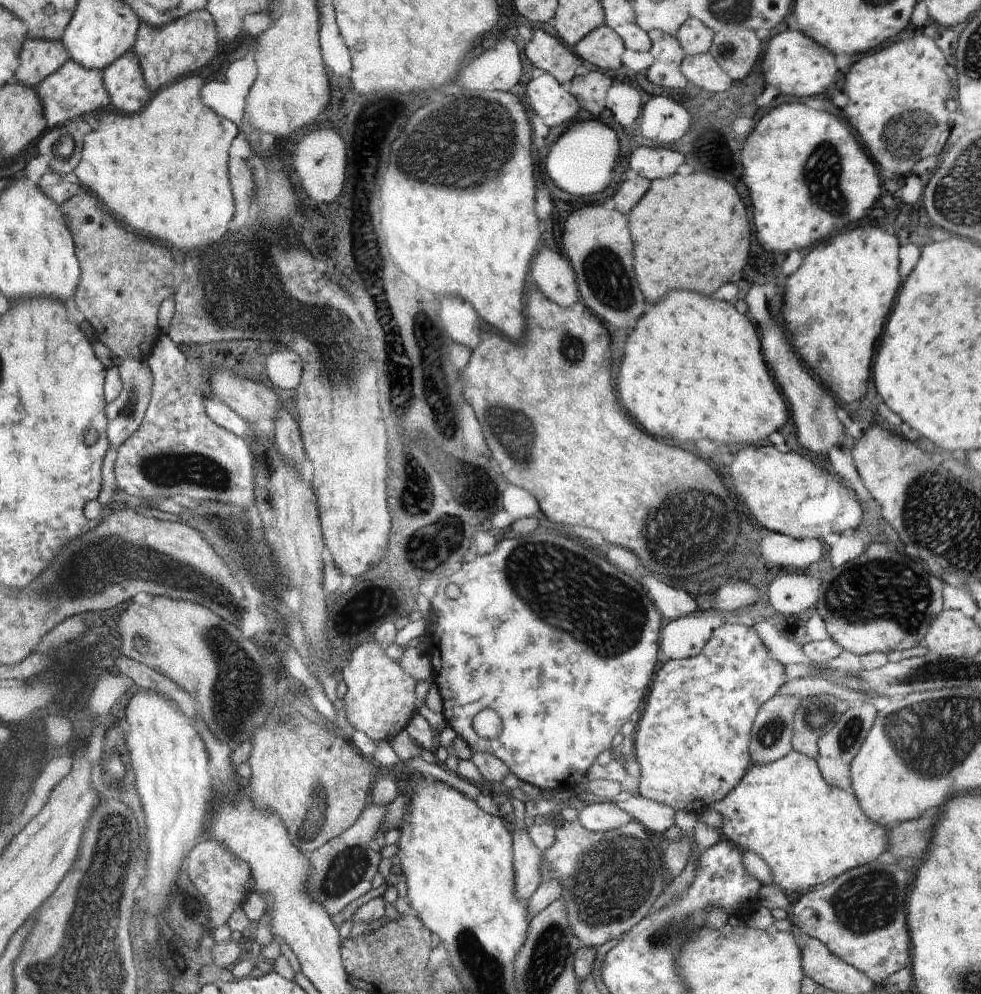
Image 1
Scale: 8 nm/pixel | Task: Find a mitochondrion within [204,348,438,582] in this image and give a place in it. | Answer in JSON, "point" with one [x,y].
{"point":[402,396]}

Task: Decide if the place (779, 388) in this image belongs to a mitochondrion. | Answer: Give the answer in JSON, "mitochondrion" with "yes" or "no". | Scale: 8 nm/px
{"mitochondrion":"no"}

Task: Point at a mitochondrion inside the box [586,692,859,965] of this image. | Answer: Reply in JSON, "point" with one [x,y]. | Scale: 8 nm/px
{"point":[677,927]}

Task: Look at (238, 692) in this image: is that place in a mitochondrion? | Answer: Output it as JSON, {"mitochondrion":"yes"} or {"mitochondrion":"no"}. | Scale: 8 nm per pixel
{"mitochondrion":"yes"}

